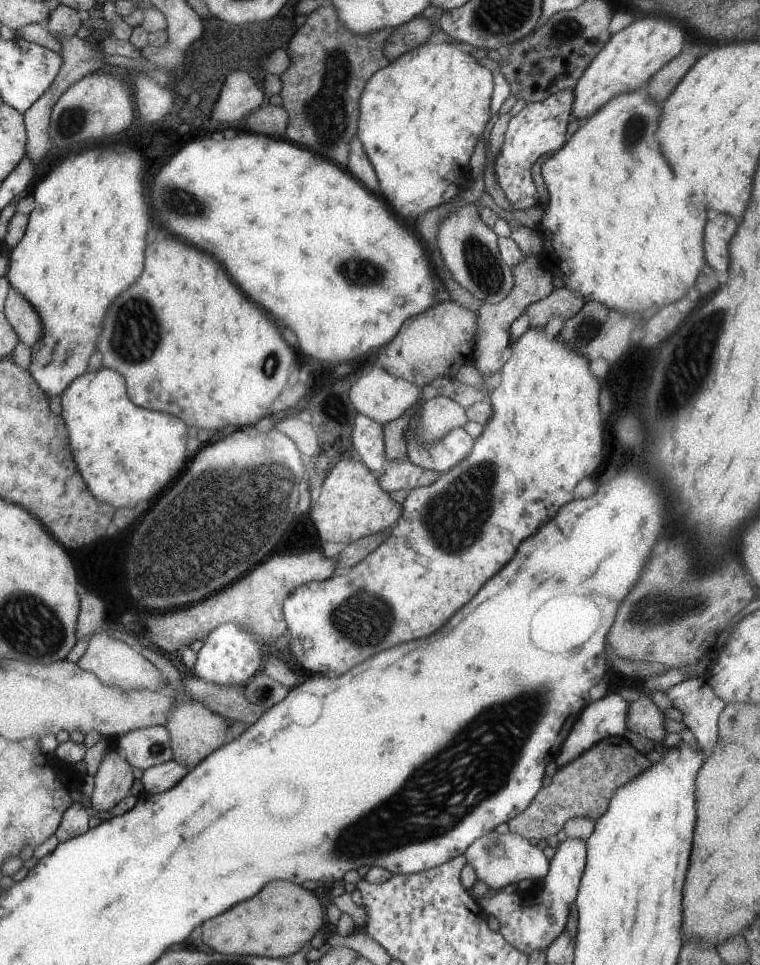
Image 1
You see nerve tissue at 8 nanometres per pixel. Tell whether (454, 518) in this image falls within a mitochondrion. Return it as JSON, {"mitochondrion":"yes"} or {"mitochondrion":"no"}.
{"mitochondrion":"yes"}

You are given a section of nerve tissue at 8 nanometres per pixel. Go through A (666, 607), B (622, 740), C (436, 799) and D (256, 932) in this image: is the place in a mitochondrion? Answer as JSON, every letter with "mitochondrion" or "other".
{"A":"mitochondrion","B":"other","C":"mitochondrion","D":"other"}

